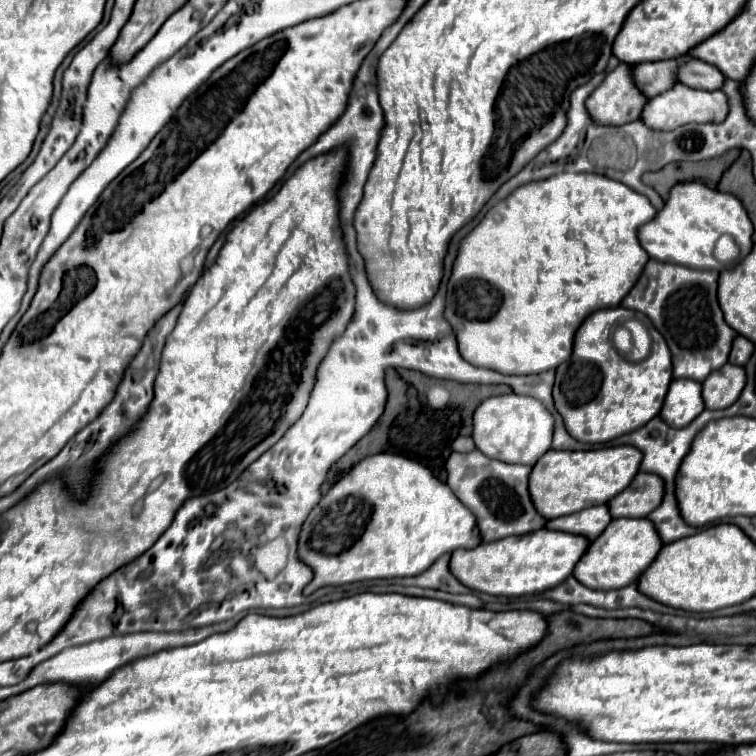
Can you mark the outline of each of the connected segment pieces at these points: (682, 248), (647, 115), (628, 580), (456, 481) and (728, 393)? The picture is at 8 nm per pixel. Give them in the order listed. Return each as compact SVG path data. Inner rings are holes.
M682 182L670 190L670 198L666 200L666 206L656 214L656 218L640 228L638 238L642 248L654 260L682 264L696 270L722 272L724 266L712 254L716 238L722 234L732 234L736 238L742 250L742 258L754 248L754 224L742 202L736 196L712 190L702 182Z
M676 84L674 88L670 88L670 92L662 92L662 94L650 98L650 104L646 104L646 108L642 110L640 120L650 130L670 132L688 122L722 122L726 114L728 114L728 104L726 104L726 96L720 90L706 92L706 90L688 88L684 84Z
M616 518L590 544L574 568L574 576L588 588L622 588L636 582L650 568L660 548L662 540L658 540L658 532L654 532L654 524L648 518Z
M480 450L460 454L452 452L446 460L450 490L472 510L478 520L482 542L494 542L514 534L528 534L546 526L546 518L538 514L528 492L528 478L532 468L524 464L506 464L484 456Z
M726 364L722 366L718 372L712 372L706 380L704 380L704 404L708 410L724 410L728 406L732 406L744 386L746 386L746 372L744 368L738 368L734 364Z

